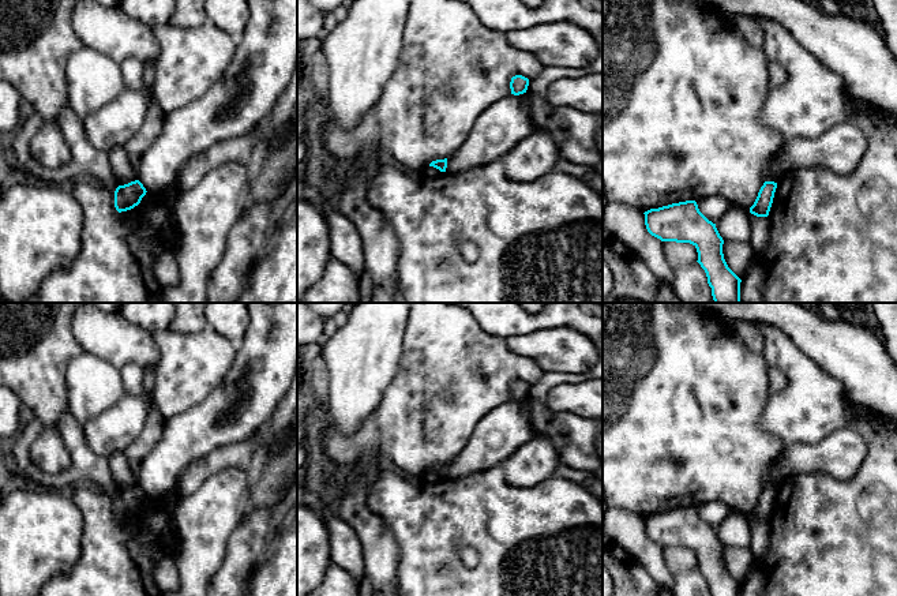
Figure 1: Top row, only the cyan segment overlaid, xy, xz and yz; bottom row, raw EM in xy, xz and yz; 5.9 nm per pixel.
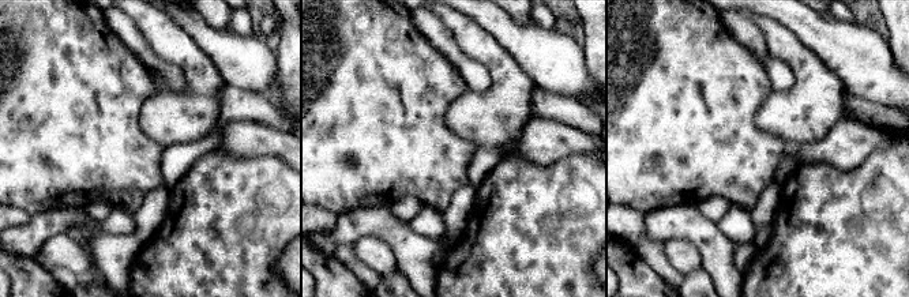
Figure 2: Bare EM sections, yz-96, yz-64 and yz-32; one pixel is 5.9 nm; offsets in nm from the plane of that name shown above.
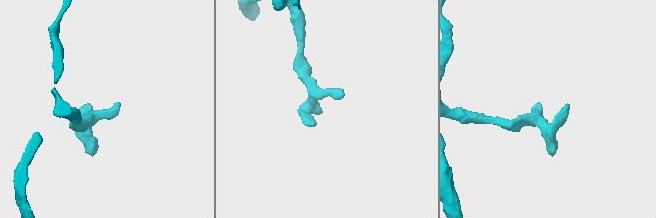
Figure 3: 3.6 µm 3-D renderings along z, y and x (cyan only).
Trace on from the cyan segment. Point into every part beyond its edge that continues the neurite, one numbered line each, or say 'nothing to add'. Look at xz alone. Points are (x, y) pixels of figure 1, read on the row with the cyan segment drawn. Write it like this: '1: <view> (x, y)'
nothing to add

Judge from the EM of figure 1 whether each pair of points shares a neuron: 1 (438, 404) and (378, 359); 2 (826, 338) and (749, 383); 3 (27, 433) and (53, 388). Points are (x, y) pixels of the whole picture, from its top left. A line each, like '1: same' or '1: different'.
1: different
2: different
3: different

